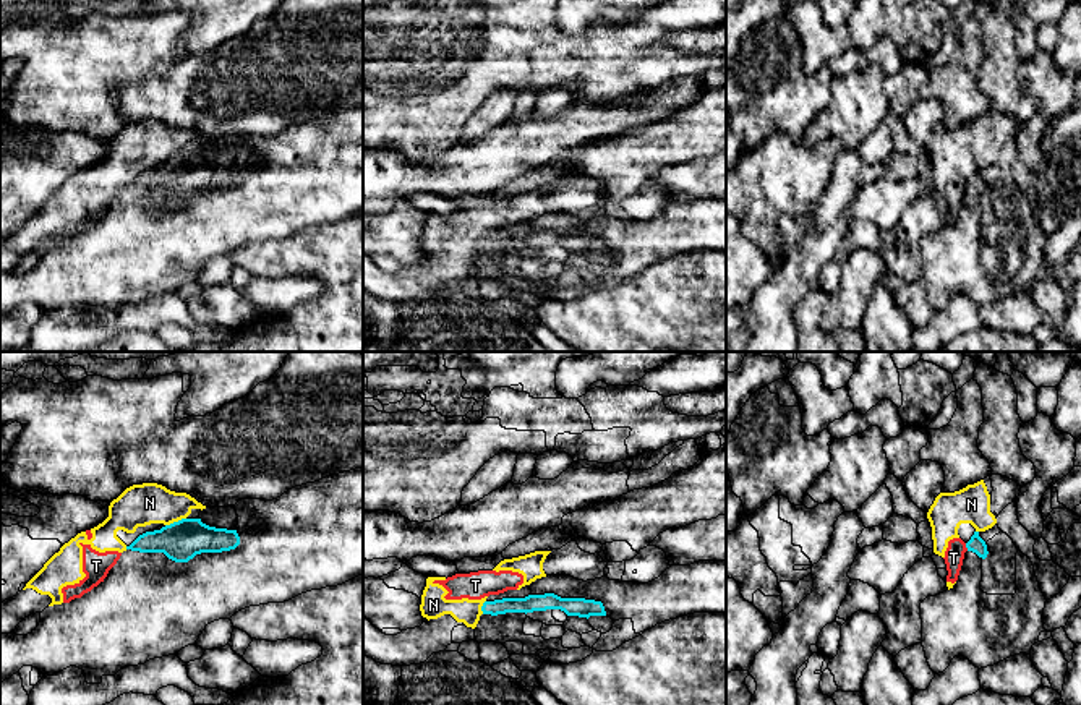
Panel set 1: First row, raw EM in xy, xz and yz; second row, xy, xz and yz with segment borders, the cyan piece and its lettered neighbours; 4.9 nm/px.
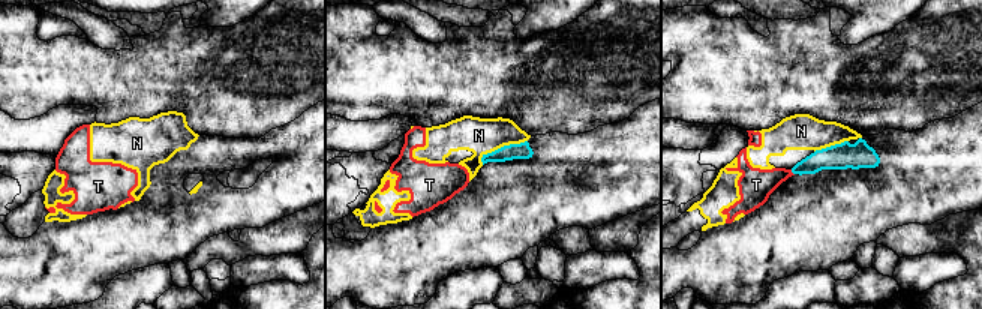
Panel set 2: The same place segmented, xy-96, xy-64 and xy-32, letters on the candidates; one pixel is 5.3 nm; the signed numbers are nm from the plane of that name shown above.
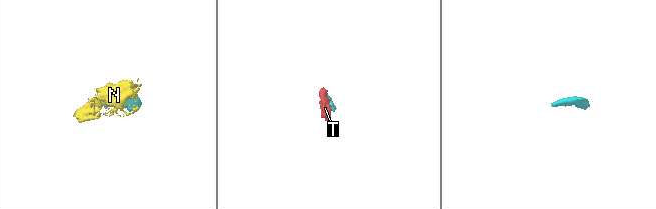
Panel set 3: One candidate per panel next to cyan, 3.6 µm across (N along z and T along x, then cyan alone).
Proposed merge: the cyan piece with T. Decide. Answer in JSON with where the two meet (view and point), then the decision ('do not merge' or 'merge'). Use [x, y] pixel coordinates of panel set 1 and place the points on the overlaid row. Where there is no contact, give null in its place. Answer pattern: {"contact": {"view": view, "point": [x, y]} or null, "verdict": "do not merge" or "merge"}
{"contact": {"view": "yz", "point": [966, 546]}, "verdict": "do not merge"}

